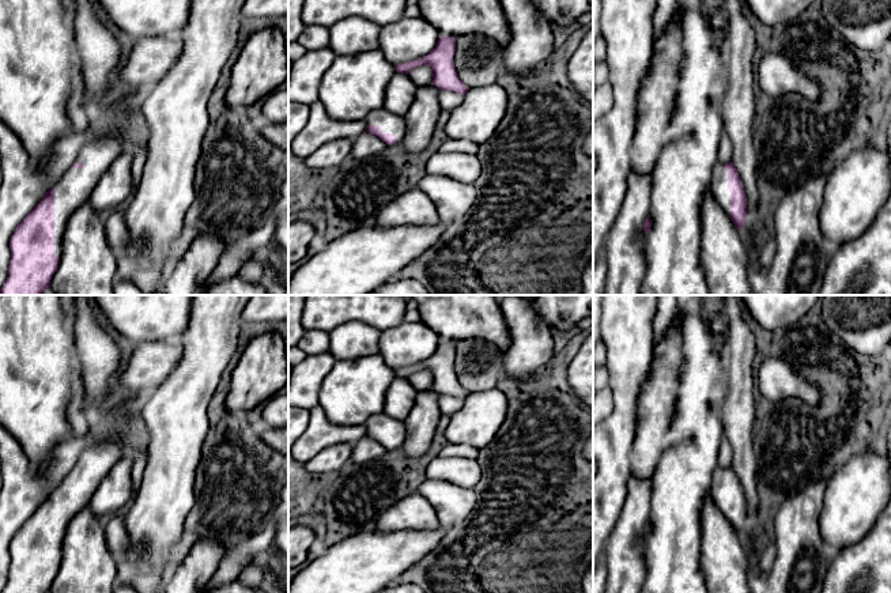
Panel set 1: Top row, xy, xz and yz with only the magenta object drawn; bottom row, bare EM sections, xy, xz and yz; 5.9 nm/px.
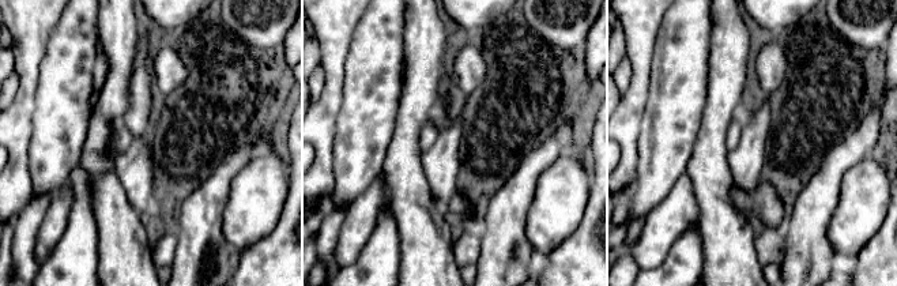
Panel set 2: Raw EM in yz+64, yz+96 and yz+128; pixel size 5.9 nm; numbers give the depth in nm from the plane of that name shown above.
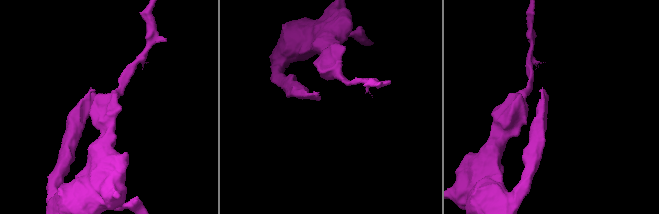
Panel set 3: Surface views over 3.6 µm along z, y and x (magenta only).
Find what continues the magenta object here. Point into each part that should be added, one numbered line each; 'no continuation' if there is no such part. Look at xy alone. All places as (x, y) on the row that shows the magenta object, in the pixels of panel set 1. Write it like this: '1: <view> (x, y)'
1: xy (74, 188)

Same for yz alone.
1: yz (718, 187)

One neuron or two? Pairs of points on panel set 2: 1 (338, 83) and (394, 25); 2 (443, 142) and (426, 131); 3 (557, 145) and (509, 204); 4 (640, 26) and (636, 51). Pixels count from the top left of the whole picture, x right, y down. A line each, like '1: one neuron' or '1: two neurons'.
1: two neurons
2: two neurons
3: one neuron
4: one neuron

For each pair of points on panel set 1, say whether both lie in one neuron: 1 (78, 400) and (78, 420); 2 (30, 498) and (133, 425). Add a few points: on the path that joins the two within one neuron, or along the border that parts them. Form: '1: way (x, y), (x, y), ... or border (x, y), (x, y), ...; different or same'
1: way (78, 405), (78, 415); same
2: way (55, 471), (82, 442), (106, 427); same

